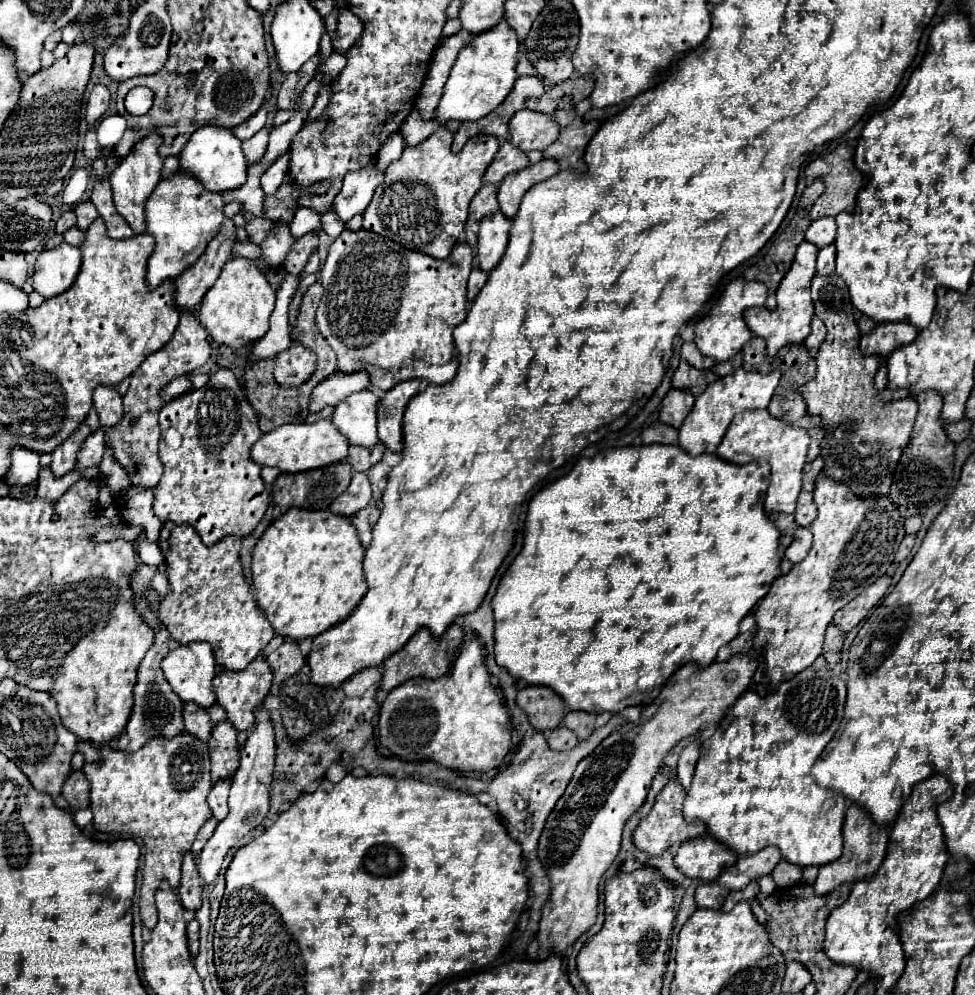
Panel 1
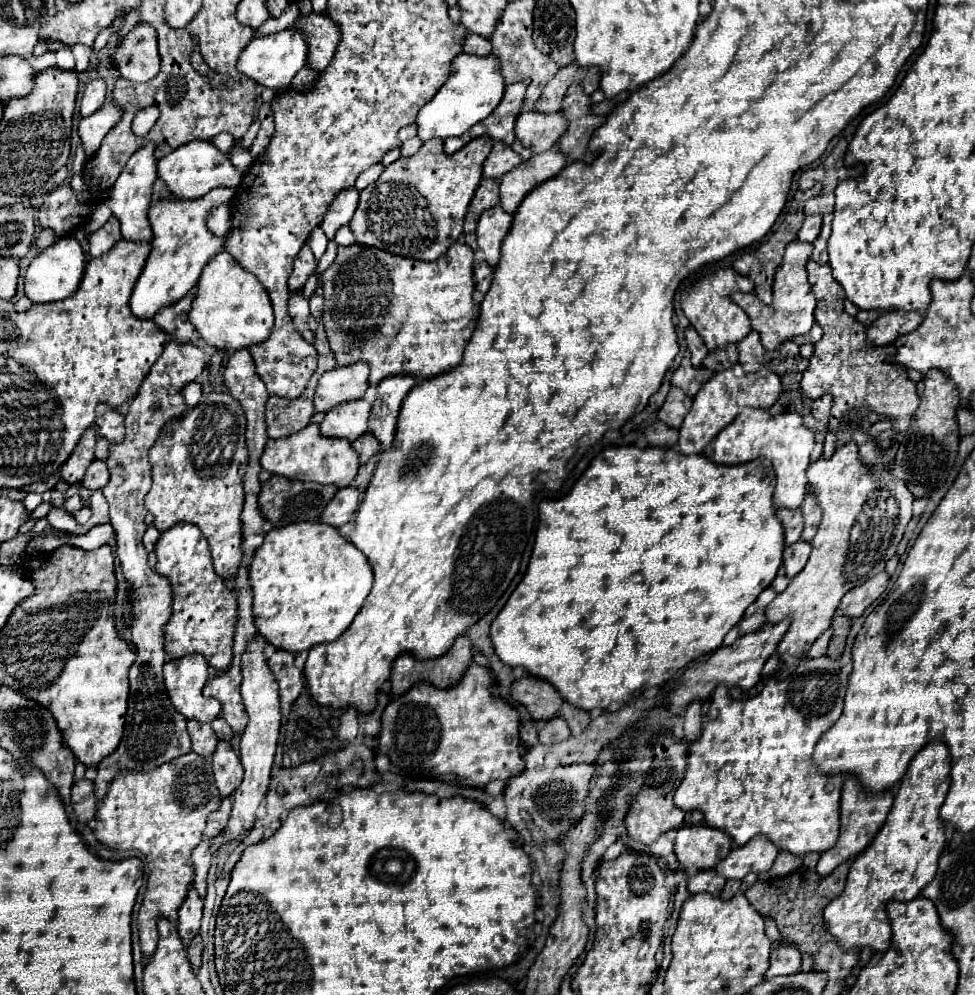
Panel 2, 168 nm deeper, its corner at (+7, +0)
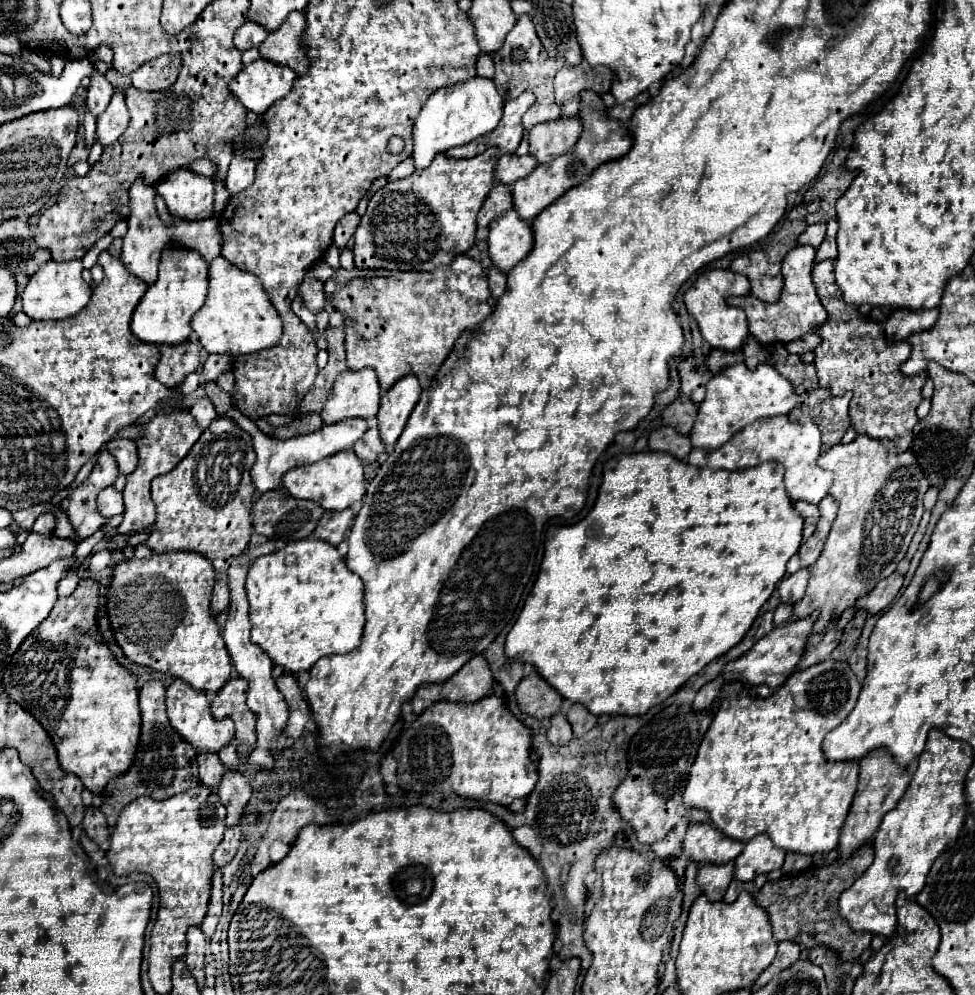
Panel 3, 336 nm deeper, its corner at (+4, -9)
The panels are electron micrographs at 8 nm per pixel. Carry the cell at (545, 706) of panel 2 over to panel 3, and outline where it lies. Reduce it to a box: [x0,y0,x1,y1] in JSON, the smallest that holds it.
[515,673,563,719]

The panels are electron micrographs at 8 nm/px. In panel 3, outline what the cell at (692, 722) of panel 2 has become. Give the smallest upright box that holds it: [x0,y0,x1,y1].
[693,679,723,711]

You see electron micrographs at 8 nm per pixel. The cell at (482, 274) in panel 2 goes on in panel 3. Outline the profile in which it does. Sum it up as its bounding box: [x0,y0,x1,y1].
[487,267,507,299]

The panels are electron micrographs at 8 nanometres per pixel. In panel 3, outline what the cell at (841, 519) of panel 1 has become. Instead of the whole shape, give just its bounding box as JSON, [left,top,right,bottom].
[793,435,929,635]

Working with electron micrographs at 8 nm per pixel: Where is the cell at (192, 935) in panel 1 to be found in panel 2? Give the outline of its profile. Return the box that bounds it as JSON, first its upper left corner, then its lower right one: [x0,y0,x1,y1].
[188,936,202,970]

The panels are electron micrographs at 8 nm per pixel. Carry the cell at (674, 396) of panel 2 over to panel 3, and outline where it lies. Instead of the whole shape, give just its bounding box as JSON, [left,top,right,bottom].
[663,395,697,433]

